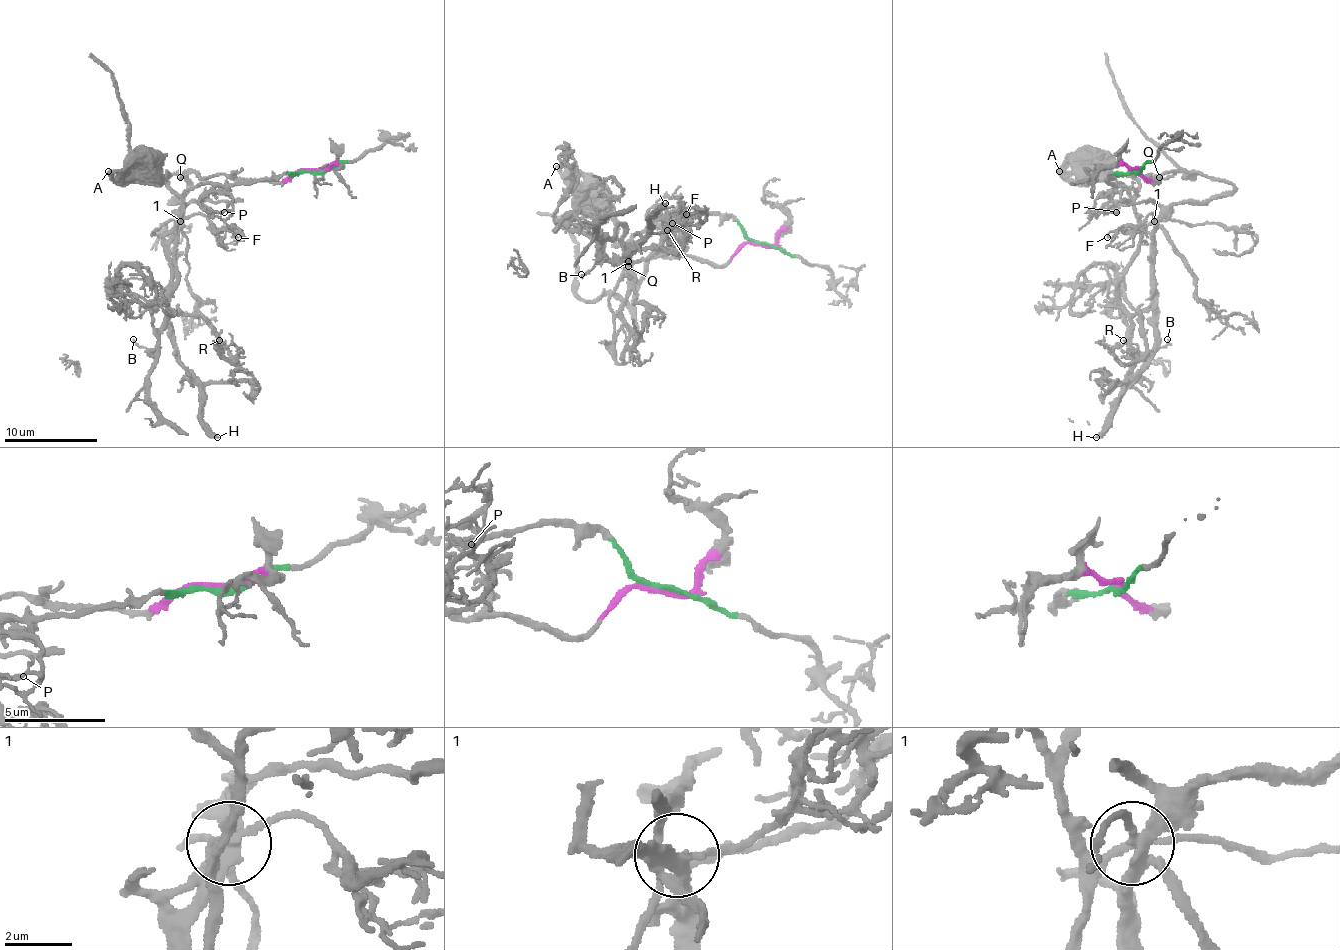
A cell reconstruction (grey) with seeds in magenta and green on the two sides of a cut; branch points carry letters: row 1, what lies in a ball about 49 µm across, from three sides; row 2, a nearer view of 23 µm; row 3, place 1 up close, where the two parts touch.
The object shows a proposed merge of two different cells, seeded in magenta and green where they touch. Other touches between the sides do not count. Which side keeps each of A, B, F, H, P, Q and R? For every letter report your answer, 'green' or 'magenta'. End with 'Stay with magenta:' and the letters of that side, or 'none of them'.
A: green
B: green
F: green
H: magenta
P: green
Q: magenta
R: green
Stay with magenta: H, Q

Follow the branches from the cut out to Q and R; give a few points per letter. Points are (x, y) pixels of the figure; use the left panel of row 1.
Q: (313, 171), (299, 171), (276, 181), (227, 178), (222, 174), (206, 178), (199, 174), (180, 176)
R: (316, 171), (208, 183), (185, 192), (168, 314), (201, 318), (227, 358), (215, 349), (220, 339)

